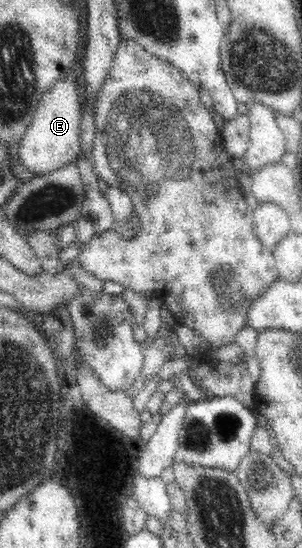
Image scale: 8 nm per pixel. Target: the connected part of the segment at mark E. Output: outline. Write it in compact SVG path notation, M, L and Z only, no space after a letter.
M78 70L54 82L46 90L36 108L32 124L19 141L19 163L35 176L62 169L68 163L74 163L81 154L81 120L85 104L82 105L82 92L78 90L83 89L84 83L76 80L77 75Z

